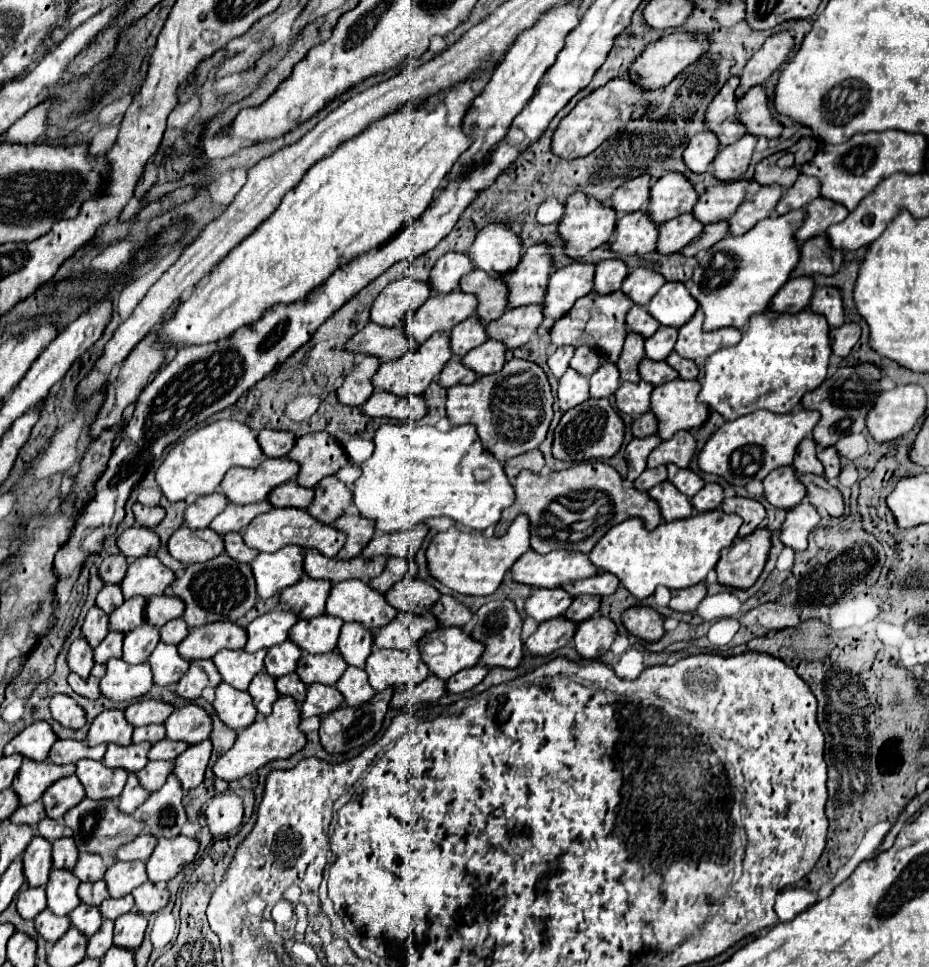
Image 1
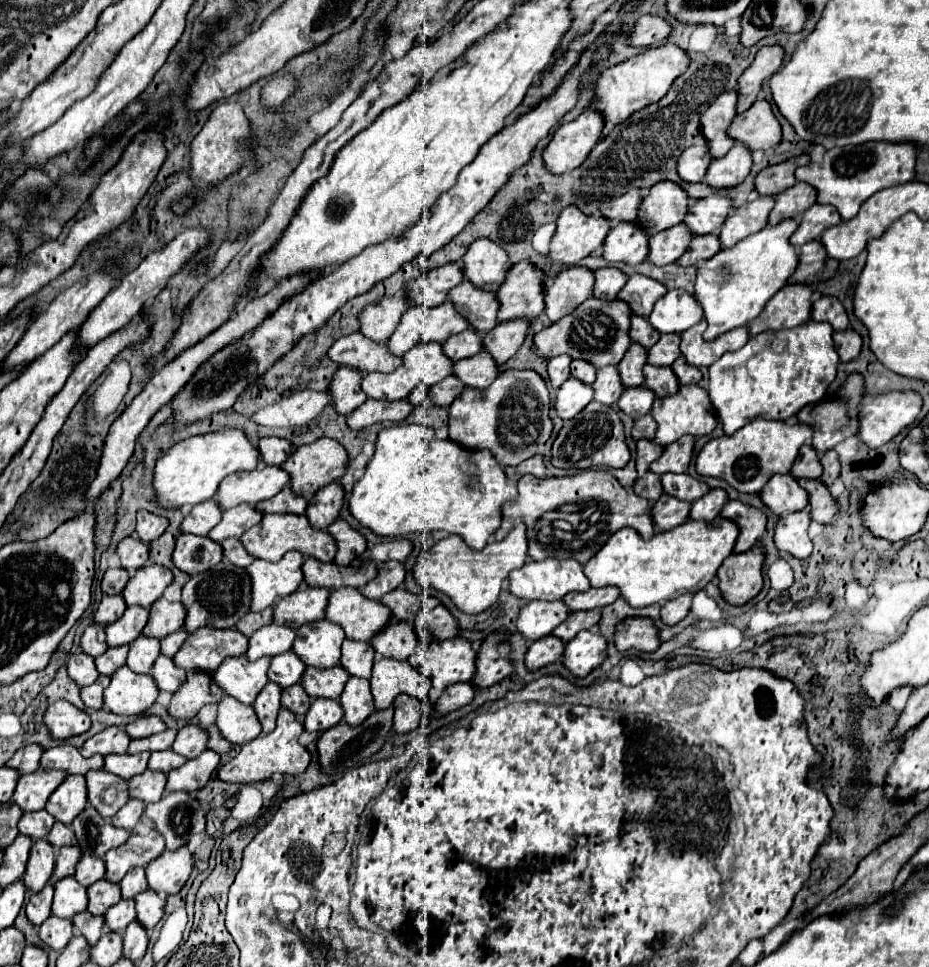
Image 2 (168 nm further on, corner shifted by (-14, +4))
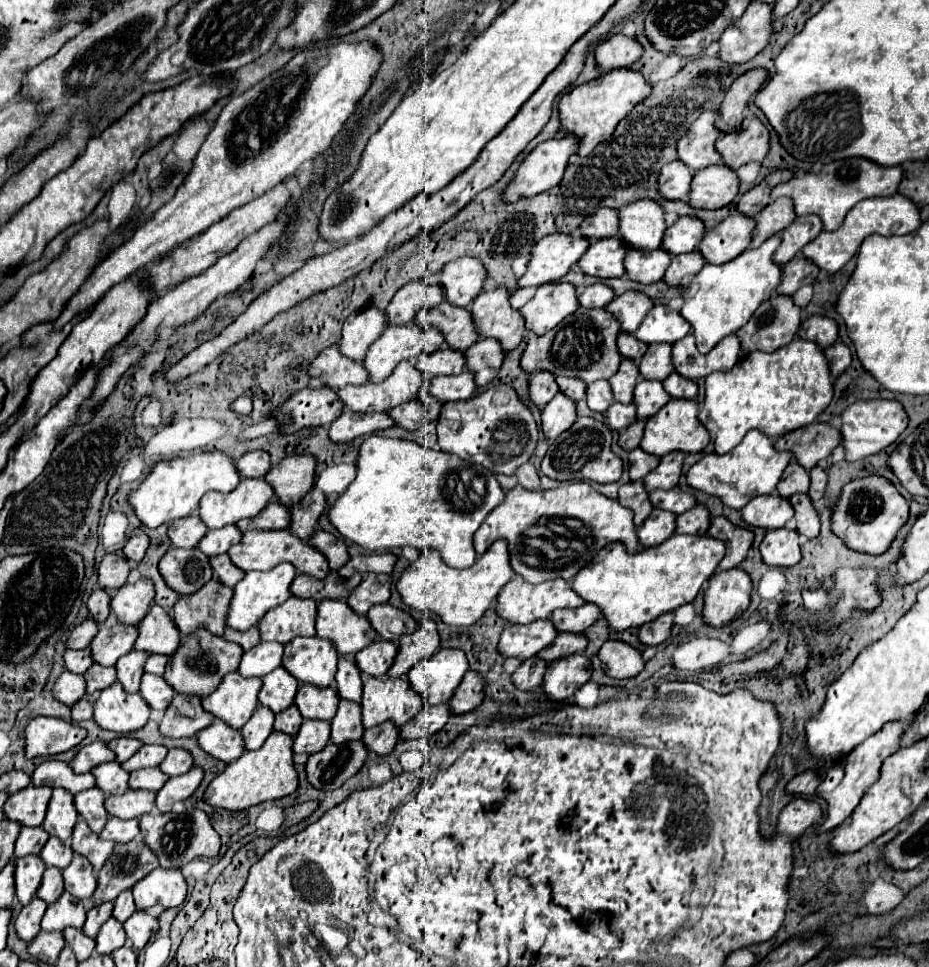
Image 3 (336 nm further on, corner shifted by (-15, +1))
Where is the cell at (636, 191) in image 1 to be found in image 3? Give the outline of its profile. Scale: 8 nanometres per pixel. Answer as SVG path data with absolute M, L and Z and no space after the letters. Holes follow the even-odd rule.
M603 207L597 213L593 213L593 215L583 219L583 223L579 225L579 235L589 239L589 241L615 237L617 235L617 227L619 227L617 211Z

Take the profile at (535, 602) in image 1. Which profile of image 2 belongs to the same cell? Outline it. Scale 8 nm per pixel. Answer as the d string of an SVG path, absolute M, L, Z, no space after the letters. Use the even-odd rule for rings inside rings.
M534 600L520 610L516 628L528 642L534 642L548 636L560 622L566 620L566 616L568 608L566 604L562 604L562 600Z

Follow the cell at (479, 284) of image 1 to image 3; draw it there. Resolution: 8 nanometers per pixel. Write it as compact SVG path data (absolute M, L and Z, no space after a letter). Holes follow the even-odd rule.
M443 301L433 309L421 311L415 323L423 329L431 329L431 327L439 329L445 337L447 347L455 351L467 351L467 347L471 347L477 341L475 325L469 311L461 307L453 307L447 301Z

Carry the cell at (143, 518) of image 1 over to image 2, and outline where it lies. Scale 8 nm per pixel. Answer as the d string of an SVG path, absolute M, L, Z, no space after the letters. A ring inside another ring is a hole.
M138 510L138 526L136 526L136 534L140 540L144 542L152 542L156 540L160 534L164 534L164 530L168 528L168 518L158 516L158 514L150 514L148 510Z

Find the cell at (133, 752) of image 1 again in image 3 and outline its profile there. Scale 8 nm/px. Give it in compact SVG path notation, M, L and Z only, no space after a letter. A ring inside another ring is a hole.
M103 763L95 769L91 769L91 773L95 775L95 785L109 797L109 795L121 795L125 793L127 781L129 781L129 773L121 767L121 763Z

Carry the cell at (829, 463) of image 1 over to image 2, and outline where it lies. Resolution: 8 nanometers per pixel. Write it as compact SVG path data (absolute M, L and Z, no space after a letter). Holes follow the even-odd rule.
M834 450L822 454L822 466L824 466L822 482L830 486L840 476L840 460L838 460L838 454Z

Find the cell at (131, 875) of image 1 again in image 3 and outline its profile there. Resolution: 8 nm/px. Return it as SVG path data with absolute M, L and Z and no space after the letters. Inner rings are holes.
M123 891L123 893L115 899L115 903L113 903L113 917L115 917L119 923L125 923L133 911L135 911L135 903L133 903L131 891Z

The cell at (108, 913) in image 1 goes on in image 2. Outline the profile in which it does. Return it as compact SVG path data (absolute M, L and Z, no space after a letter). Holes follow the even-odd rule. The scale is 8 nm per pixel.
M120 900L118 904L114 904L112 908L108 908L108 912L104 914L106 926L114 932L124 932L124 928L136 920L136 912L134 912L134 900Z

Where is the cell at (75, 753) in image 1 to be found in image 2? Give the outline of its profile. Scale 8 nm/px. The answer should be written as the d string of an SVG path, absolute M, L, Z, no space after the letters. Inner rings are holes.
M62 744L56 748L48 748L40 760L42 768L58 768L68 774L86 774L92 768L102 768L102 756L84 758L76 746Z

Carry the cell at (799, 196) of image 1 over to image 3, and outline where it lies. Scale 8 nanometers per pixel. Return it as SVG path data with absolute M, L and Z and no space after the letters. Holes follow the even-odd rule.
M779 197L777 201L769 203L755 219L755 233L753 233L753 241L751 241L751 249L759 247L765 239L769 239L771 235L777 235L779 231L787 229L789 223L795 219L795 211L793 211L793 203L787 197Z

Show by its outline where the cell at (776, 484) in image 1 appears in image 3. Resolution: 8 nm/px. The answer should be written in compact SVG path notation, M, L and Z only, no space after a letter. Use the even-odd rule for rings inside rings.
M761 495L741 509L741 519L749 527L761 527L767 531L781 529L793 519L793 507L789 499L781 499L779 495Z

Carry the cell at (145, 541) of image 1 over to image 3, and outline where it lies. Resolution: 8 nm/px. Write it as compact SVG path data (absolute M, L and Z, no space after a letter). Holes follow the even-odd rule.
M119 553L105 555L103 561L97 565L97 585L105 591L115 591L121 585L125 585L127 575L129 575L129 563Z

